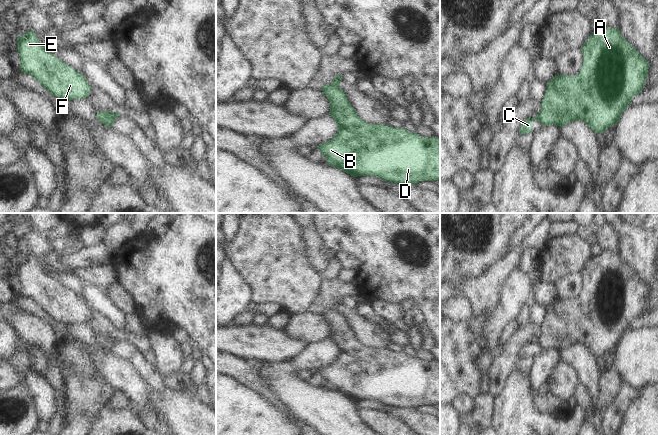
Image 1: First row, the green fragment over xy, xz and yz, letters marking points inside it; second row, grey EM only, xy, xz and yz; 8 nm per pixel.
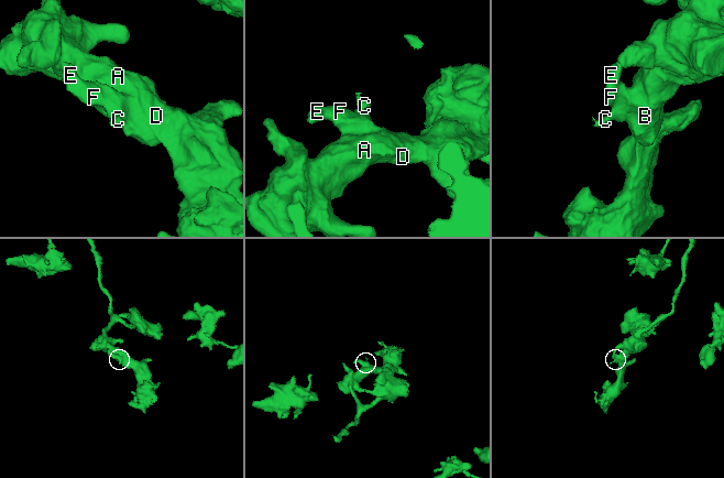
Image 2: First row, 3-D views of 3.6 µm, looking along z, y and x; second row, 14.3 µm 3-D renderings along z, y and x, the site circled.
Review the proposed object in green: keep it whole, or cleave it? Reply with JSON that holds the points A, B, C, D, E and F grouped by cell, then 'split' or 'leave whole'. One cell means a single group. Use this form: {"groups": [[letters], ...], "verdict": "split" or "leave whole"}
{"groups": [["A", "B", "D", "E", "F"], ["C"]], "verdict": "split"}

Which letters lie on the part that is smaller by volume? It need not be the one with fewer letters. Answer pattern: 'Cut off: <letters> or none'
Cut off: C

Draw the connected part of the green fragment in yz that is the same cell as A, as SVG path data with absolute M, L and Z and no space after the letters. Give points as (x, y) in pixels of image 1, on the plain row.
M619 251L592 257L582 273L583 289L576 300L556 298L547 307L541 334L537 338L543 350L562 352L581 344L596 358L617 349L634 320L641 317L648 301L649 286L621 259Z

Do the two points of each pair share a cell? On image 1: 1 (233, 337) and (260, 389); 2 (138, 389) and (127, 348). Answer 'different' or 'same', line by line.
1: different
2: different

